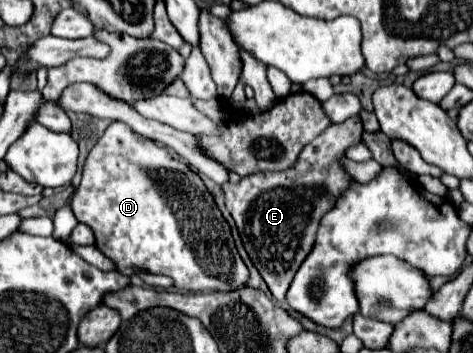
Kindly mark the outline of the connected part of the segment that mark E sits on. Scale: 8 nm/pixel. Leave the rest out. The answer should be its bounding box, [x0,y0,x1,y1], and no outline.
[221,117,363,303]

